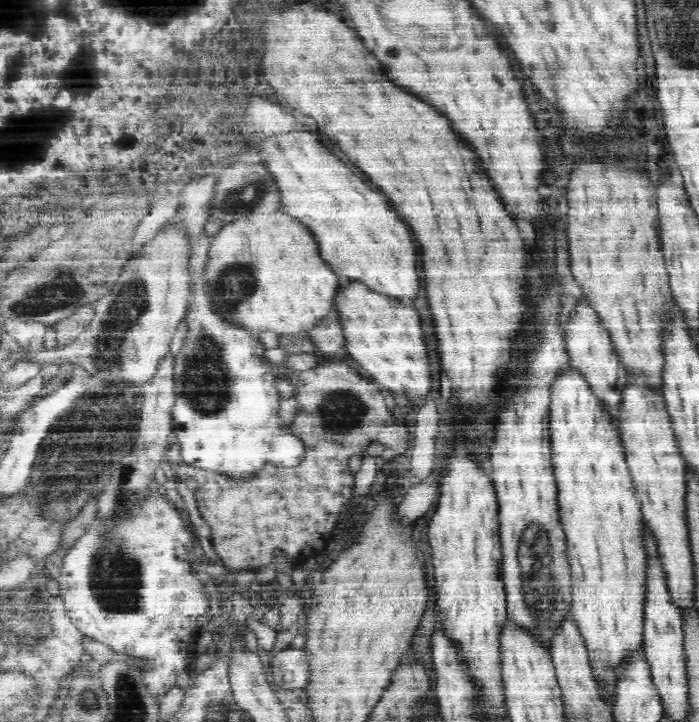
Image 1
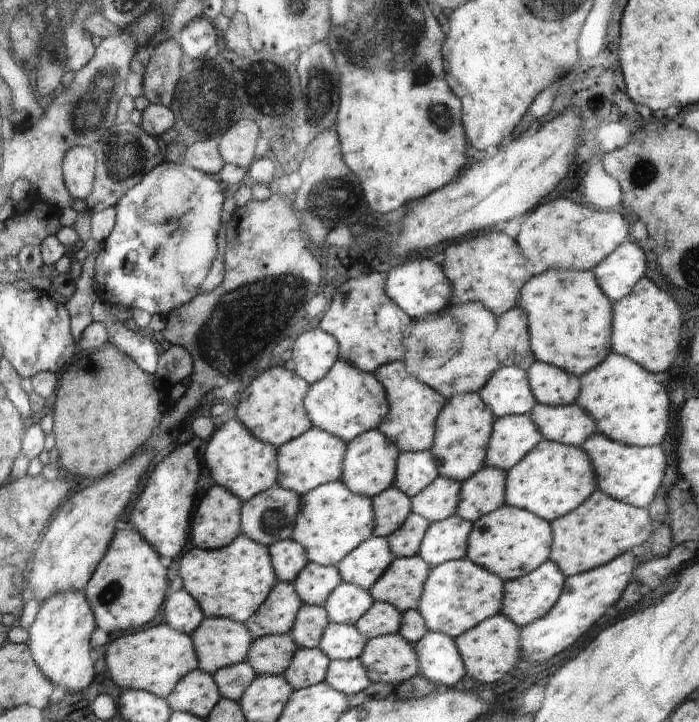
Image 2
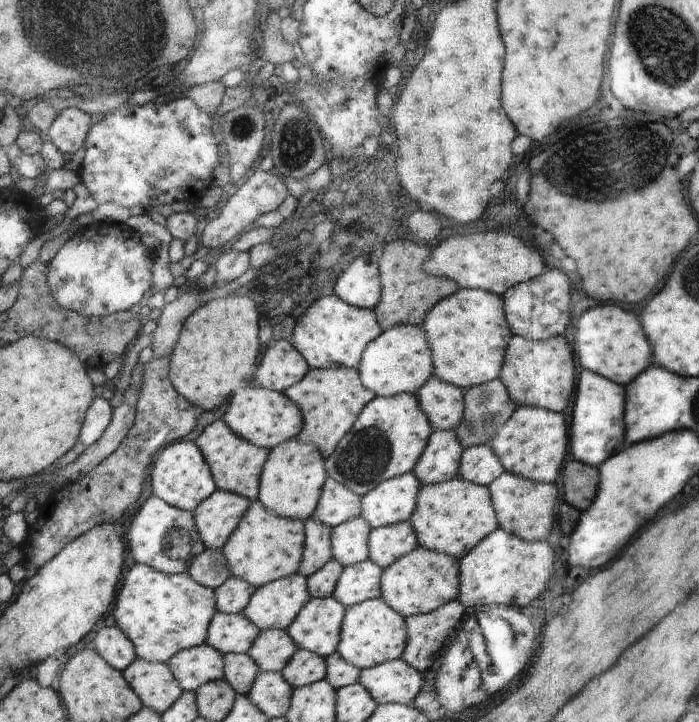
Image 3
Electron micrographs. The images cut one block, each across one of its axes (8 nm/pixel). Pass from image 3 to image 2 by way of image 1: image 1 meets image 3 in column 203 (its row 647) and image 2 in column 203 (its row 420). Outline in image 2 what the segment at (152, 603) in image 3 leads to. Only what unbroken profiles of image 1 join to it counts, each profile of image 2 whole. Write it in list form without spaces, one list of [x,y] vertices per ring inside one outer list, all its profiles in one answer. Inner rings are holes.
[[[244,534],[236,537],[230,546],[218,550],[196,547],[190,550],[180,566],[184,586],[203,606],[208,617],[228,617],[243,623],[266,600],[272,587],[277,583],[269,547],[254,542]]]

